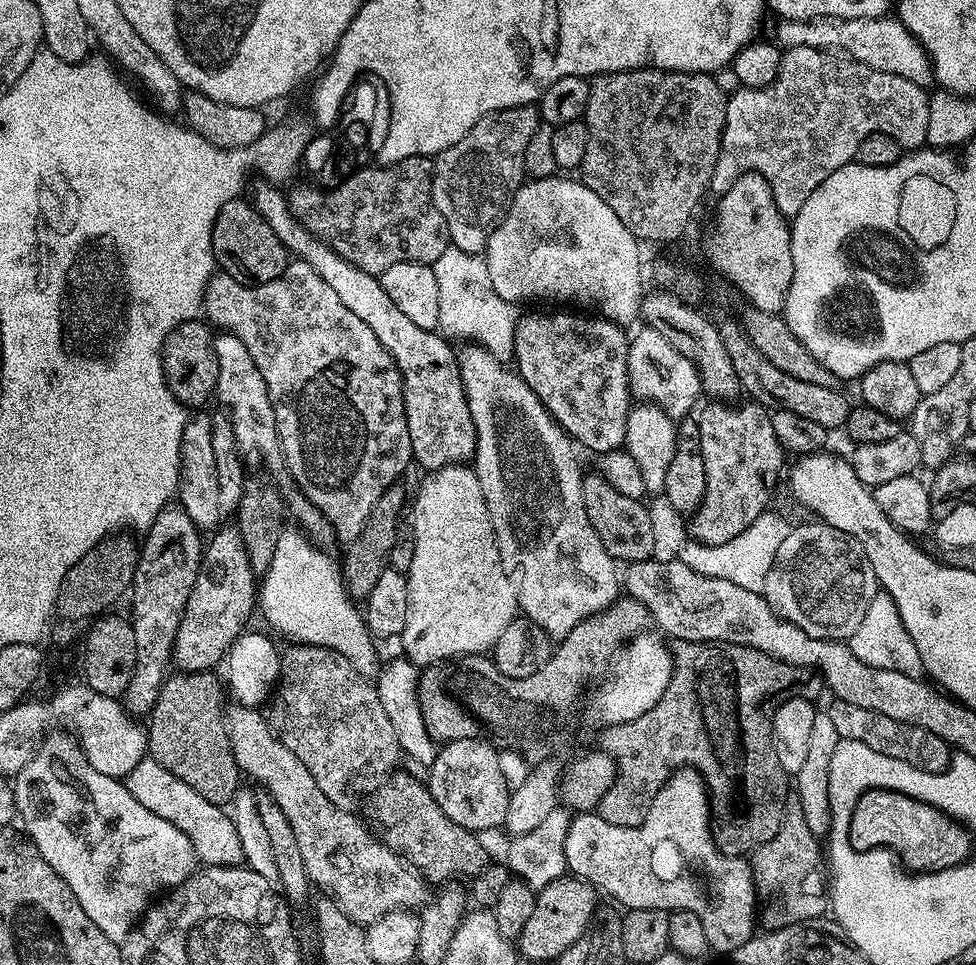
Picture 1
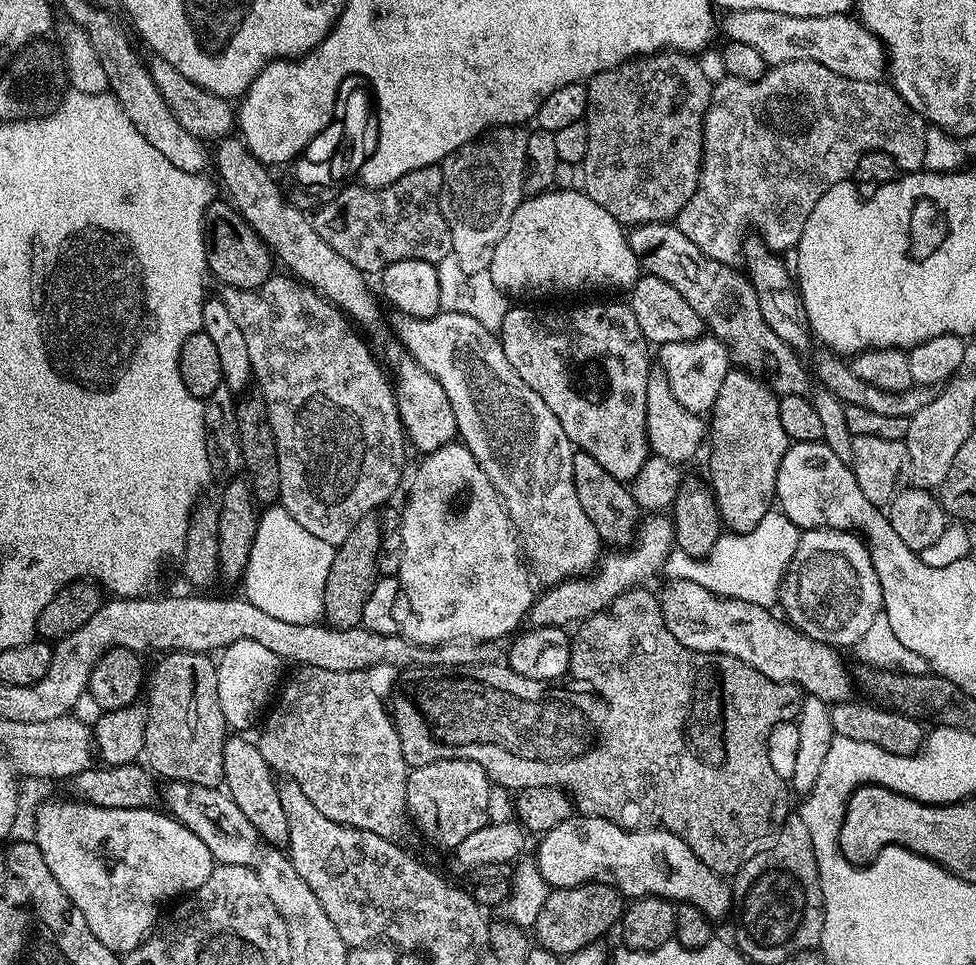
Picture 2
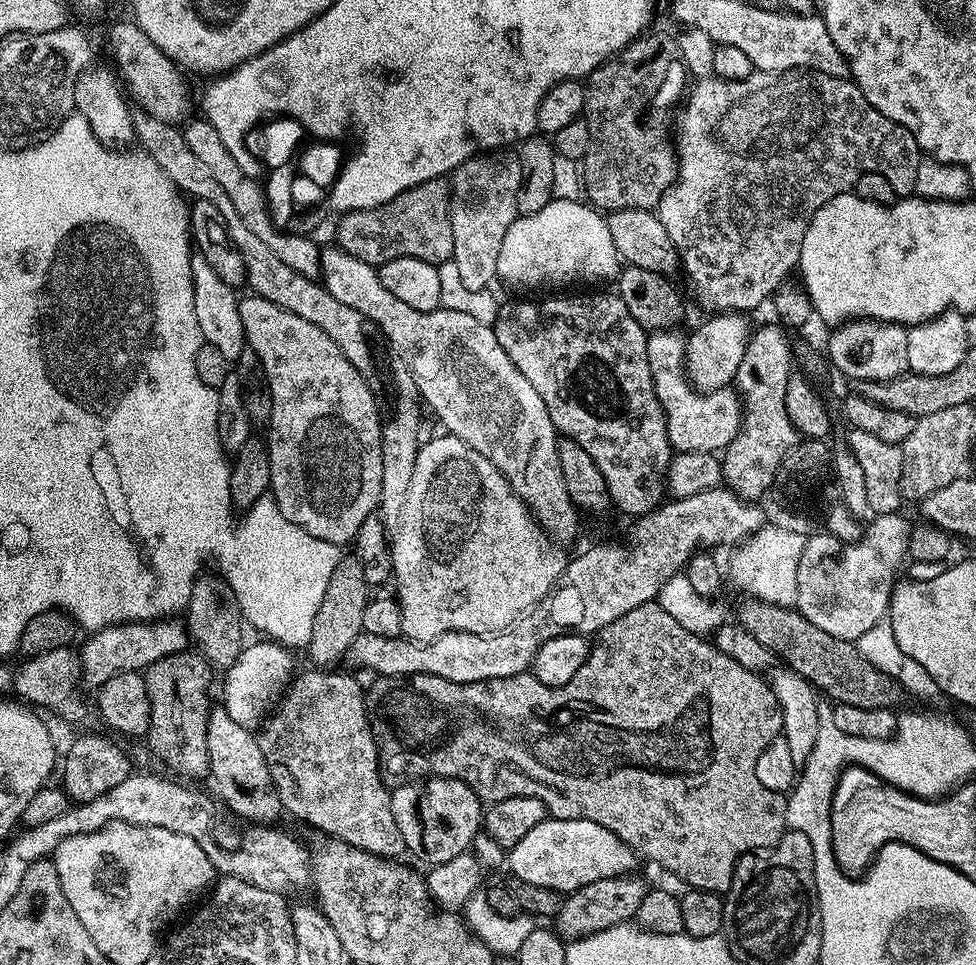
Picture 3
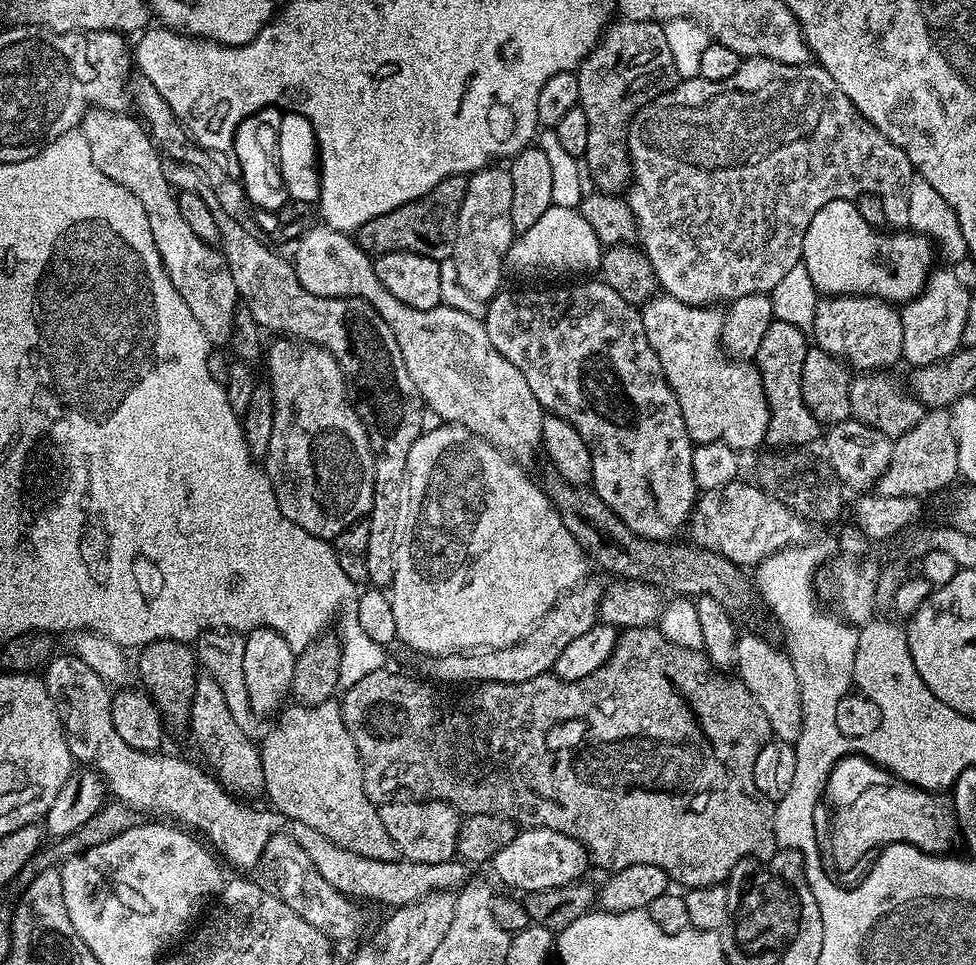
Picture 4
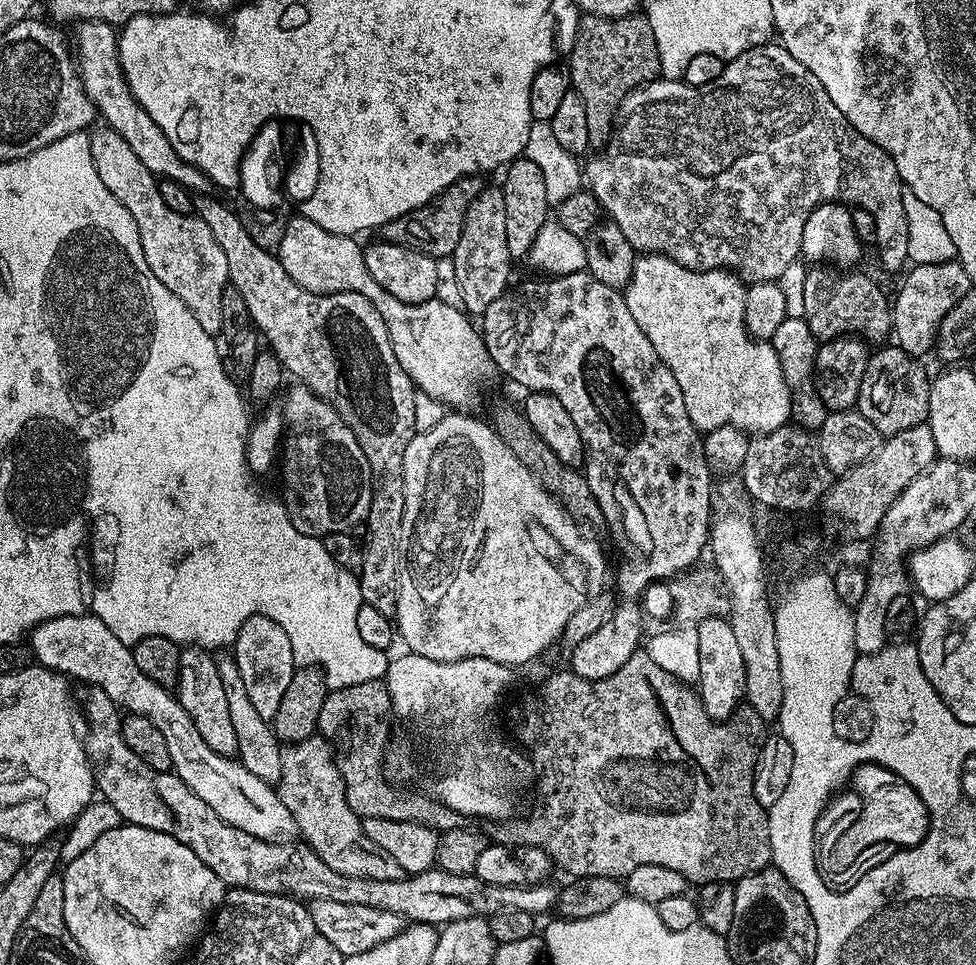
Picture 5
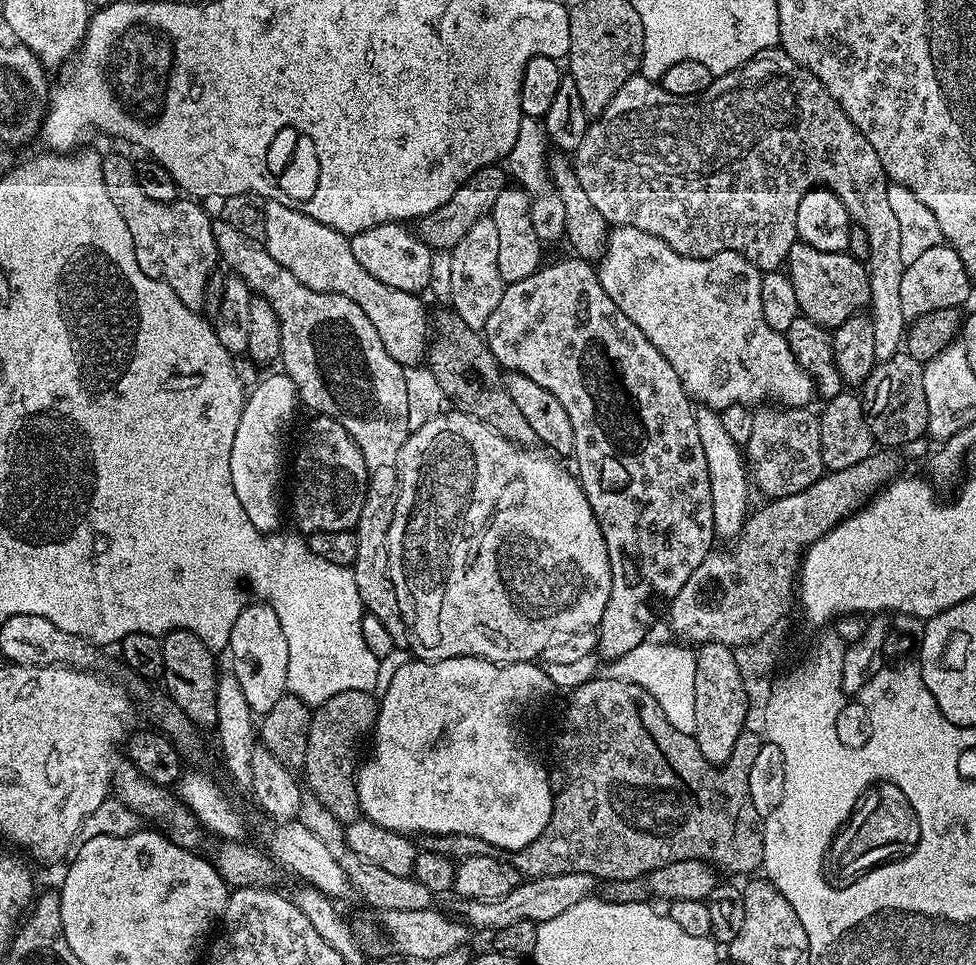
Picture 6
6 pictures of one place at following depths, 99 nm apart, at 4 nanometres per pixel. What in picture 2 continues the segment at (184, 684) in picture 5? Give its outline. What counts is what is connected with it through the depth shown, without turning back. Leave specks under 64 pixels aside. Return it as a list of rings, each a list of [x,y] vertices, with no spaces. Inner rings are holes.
[[[232,734],[227,737],[223,755],[224,781],[228,797],[236,803],[238,810],[250,818],[250,826],[258,830],[261,841],[265,845],[273,844],[273,849],[284,850],[288,846],[290,825],[286,822],[286,814],[282,811],[282,798],[278,787],[277,777],[272,768],[262,758],[259,743],[252,744],[240,734]]]

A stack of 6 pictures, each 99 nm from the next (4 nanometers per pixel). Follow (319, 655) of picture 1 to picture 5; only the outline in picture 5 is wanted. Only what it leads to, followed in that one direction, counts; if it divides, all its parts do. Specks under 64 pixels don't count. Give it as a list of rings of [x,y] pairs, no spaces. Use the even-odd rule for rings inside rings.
[[[315,734],[300,743],[289,743],[283,749],[283,753],[282,774],[278,785],[280,800],[286,806],[286,810],[290,810],[290,814],[296,823],[297,833],[308,839],[305,840],[307,847],[311,848],[317,856],[321,856],[326,862],[326,866],[330,866],[330,870],[334,870],[343,876],[370,878],[371,880],[401,879],[402,873],[398,862],[394,862],[394,858],[390,858],[384,852],[377,851],[375,860],[372,857],[374,855],[373,849],[366,846],[361,817],[356,815],[355,807],[349,804],[346,798],[344,783],[340,777],[340,771],[336,769],[334,753],[328,741],[323,736]]]

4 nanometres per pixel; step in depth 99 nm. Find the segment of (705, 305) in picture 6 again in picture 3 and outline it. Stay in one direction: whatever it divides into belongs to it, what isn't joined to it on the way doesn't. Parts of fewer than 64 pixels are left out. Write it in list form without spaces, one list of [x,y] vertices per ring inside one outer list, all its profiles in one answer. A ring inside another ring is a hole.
[[[676,330],[653,332],[648,337],[646,358],[650,358],[650,374],[654,378],[654,394],[662,402],[666,414],[666,430],[677,453],[702,451],[719,453],[740,432],[742,401],[731,387],[713,392],[699,392],[684,369],[685,337]]]

